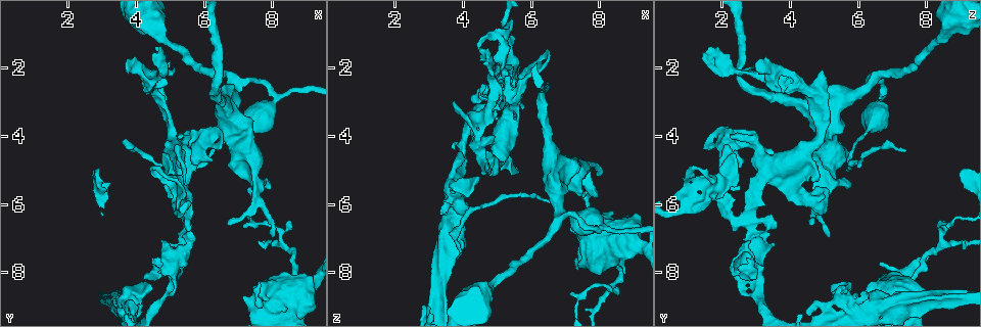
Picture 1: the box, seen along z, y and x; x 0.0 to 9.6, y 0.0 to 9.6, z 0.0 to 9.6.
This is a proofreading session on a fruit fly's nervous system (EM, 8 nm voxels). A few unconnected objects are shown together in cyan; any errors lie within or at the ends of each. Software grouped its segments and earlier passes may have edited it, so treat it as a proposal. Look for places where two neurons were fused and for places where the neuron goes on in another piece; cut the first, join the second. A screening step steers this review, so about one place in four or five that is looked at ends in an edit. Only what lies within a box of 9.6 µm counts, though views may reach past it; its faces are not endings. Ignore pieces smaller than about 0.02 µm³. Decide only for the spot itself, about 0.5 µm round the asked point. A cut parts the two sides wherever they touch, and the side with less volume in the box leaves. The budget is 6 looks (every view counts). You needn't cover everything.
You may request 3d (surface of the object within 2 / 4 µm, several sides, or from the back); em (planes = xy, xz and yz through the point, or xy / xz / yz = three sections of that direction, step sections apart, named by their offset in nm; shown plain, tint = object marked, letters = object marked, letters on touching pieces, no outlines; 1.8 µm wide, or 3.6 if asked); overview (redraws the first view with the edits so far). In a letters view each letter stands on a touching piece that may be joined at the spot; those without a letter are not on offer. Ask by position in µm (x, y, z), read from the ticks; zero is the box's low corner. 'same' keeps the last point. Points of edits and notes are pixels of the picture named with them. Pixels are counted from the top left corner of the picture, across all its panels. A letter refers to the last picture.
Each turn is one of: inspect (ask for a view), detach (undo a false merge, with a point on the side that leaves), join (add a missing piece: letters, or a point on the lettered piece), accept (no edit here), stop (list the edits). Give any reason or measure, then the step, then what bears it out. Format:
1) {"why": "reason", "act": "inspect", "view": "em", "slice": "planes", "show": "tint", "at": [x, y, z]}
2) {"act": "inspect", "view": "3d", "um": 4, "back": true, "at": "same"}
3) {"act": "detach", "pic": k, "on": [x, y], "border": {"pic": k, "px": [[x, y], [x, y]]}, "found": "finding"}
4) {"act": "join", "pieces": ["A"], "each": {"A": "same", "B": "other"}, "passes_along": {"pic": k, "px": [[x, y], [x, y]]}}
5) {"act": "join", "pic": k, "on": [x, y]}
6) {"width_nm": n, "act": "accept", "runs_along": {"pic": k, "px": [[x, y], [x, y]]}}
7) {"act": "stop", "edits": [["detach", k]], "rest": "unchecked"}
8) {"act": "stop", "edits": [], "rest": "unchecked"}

{"why": "sharp bend", "act": "inspect", "view": "em", "slice": "planes", "show": "letters", "at": [4.75, 1.90, 1.70]}

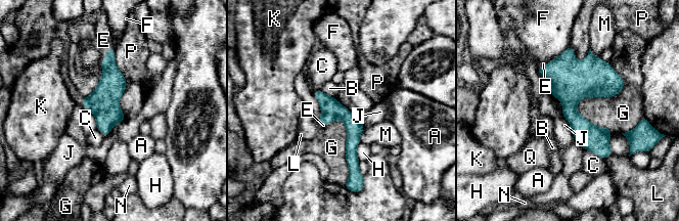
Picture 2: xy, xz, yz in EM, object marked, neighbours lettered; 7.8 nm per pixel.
{"act": "join", "pieces": ["E"], "each": {"A": "other", "B": "other", "C": "other", "E": "same", "F": "other", "G": "other", "H": "other", "J": "other", "K": "other", "L": "other", "M": "other", "N": "other", "P": "other", "Q": "other"}, "passes_along": {"pic": 2, "px": [[111, 83], [106, 52], [103, 40]]}, "found": "it goes on there"}

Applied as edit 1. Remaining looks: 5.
{"act": "inspect", "view": "overview"}

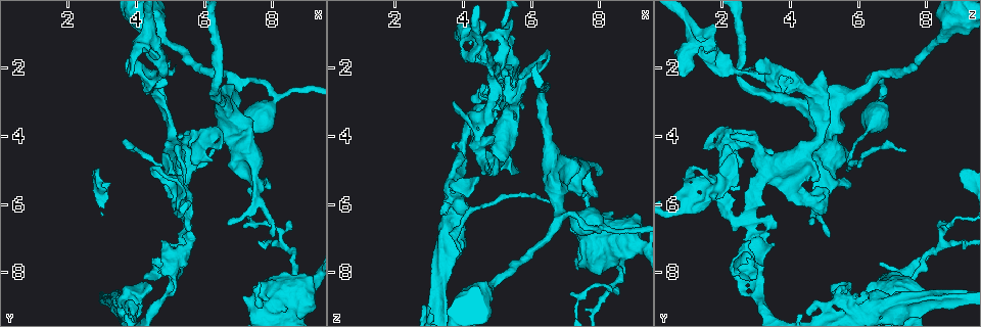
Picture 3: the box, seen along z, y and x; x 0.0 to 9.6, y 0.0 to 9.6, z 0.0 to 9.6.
{"why": "branch point", "act": "inspect", "view": "em", "slice": "xy", "step": 8, "show": "letters", "at": [4.45, 2.45, 4.10]}

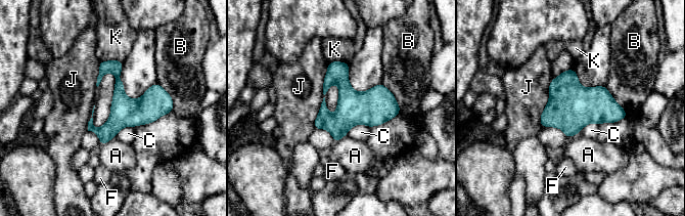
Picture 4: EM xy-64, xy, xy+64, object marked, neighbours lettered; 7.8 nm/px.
{"width_nm": 220, "act": "accept", "each": {"A": "other", "B": "other", "C": "other", "F": "other", "J": "other", "K": "other"}, "border": {"pic": 4, "px": [[552, 79], [542, 127]]}, "found": "all the same neuron"}

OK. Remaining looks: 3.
{"why": "thin end", "act": "inspect", "view": "3d", "um": 2, "at": [4.00, 4.45, 7.30]}

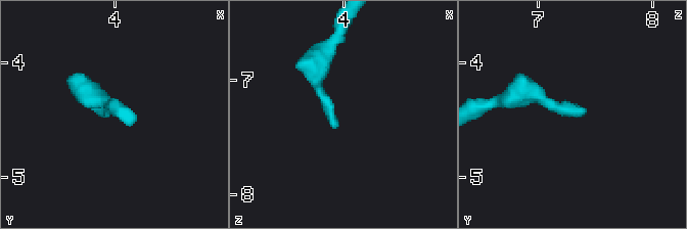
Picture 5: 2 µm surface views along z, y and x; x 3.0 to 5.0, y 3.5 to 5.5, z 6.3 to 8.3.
{"act": "inspect", "view": "em", "slice": "xz", "step": 16, "show": "tint", "at": [3.98, 4.46, 7.38]}

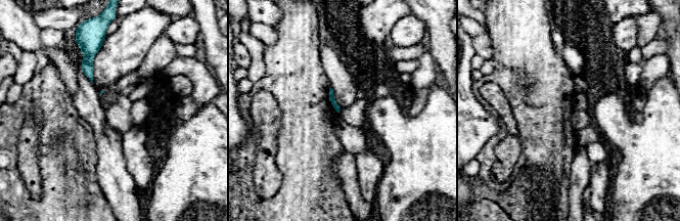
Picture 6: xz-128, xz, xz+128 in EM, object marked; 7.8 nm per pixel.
{"why": "cut it another way", "act": "inspect", "view": "em", "slice": "planes", "show": "letters", "at": "same"}

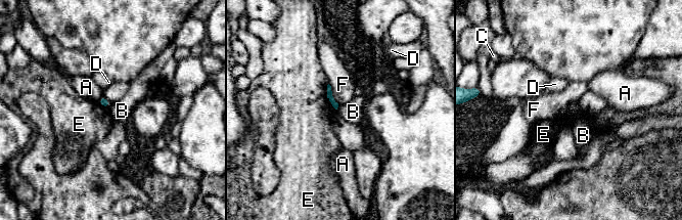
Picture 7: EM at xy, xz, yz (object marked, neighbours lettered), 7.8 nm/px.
{"act": "accept", "each": {"A": "other", "B": "other", "C": "other", "D": "other", "E": "other", "F": "other"}, "border": {"pic": 7, "px": [[338, 105], [336, 110]]}, "found": "none of them fits"}

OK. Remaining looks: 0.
{"act": "stop", "edits": [["join", 2]], "rest": "unchecked"}

